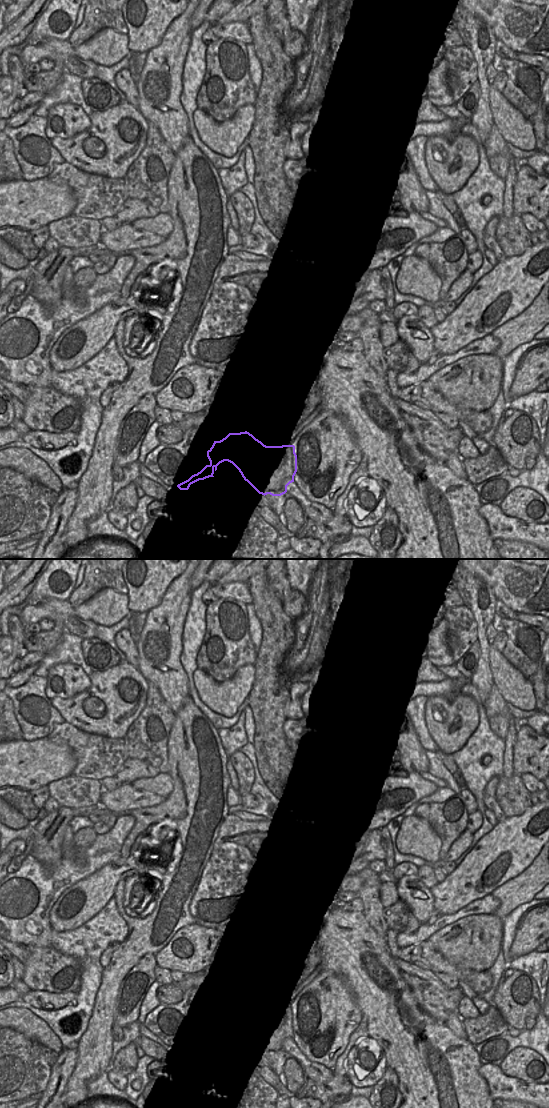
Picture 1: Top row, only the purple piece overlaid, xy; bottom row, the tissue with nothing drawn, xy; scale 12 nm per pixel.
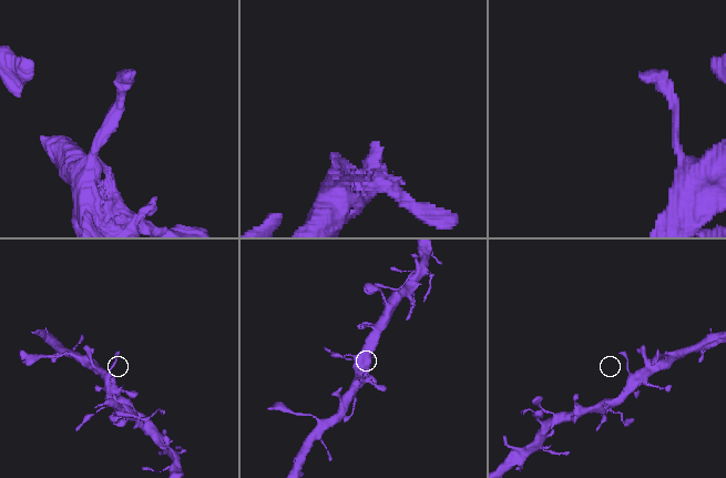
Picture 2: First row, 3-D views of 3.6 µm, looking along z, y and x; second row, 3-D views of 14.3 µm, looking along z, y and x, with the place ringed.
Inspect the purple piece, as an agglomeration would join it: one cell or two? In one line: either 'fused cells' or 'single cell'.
fused cells

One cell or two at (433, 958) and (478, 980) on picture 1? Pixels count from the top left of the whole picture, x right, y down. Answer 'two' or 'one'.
one

